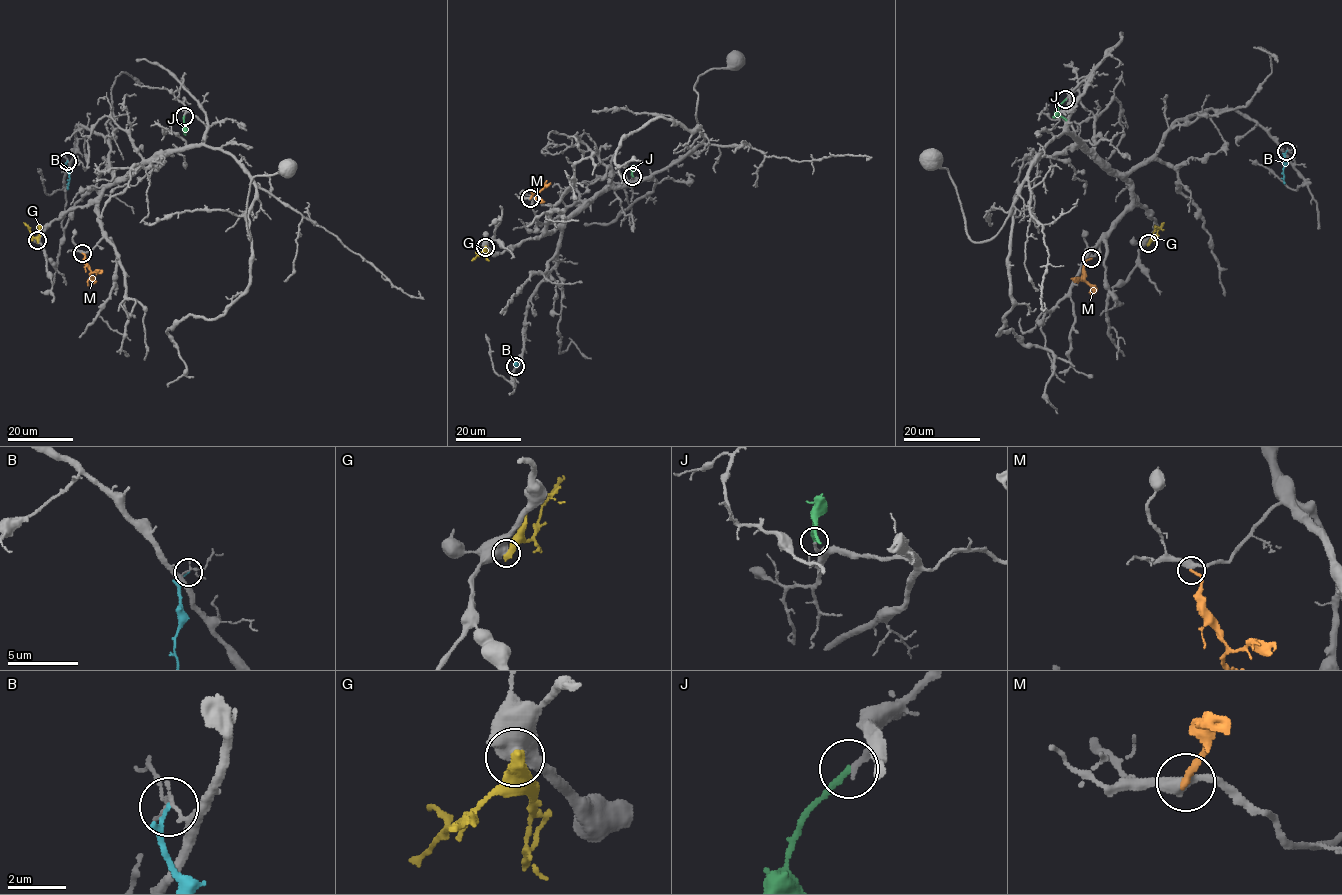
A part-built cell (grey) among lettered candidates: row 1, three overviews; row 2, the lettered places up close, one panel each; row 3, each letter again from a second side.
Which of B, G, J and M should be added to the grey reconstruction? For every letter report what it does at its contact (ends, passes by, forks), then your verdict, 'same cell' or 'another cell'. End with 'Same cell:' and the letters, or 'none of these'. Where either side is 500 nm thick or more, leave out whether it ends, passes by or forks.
B: it ends there; another cell
G: another cell
J: it ends there; same cell
M: it ends there; another cell
Same cell: J

